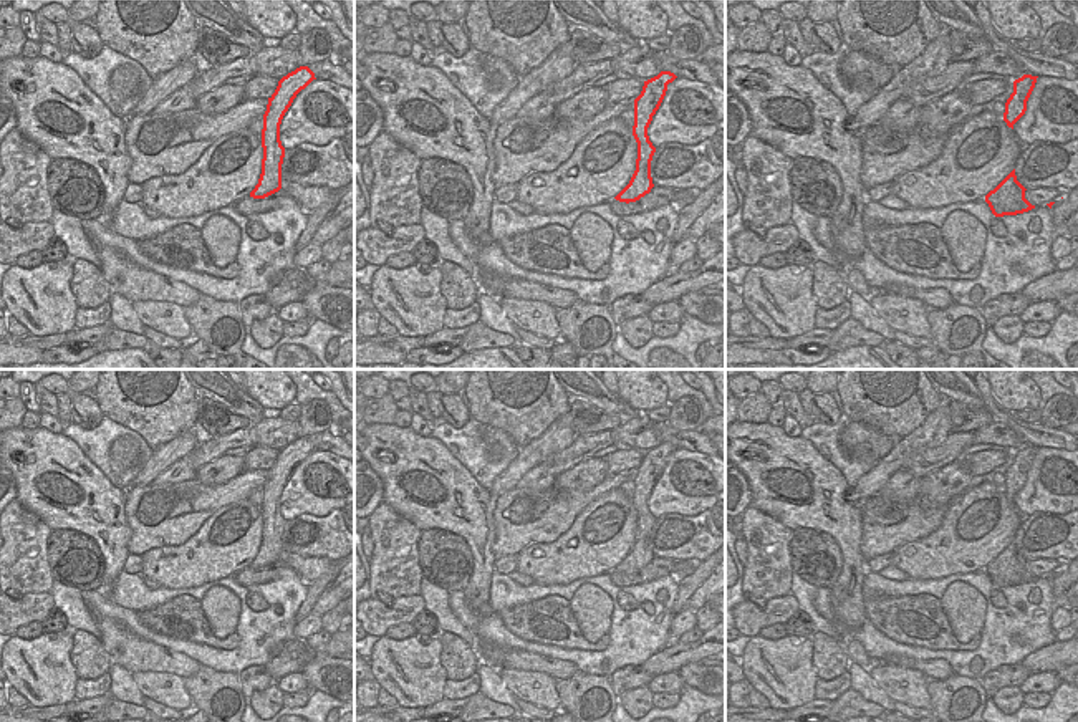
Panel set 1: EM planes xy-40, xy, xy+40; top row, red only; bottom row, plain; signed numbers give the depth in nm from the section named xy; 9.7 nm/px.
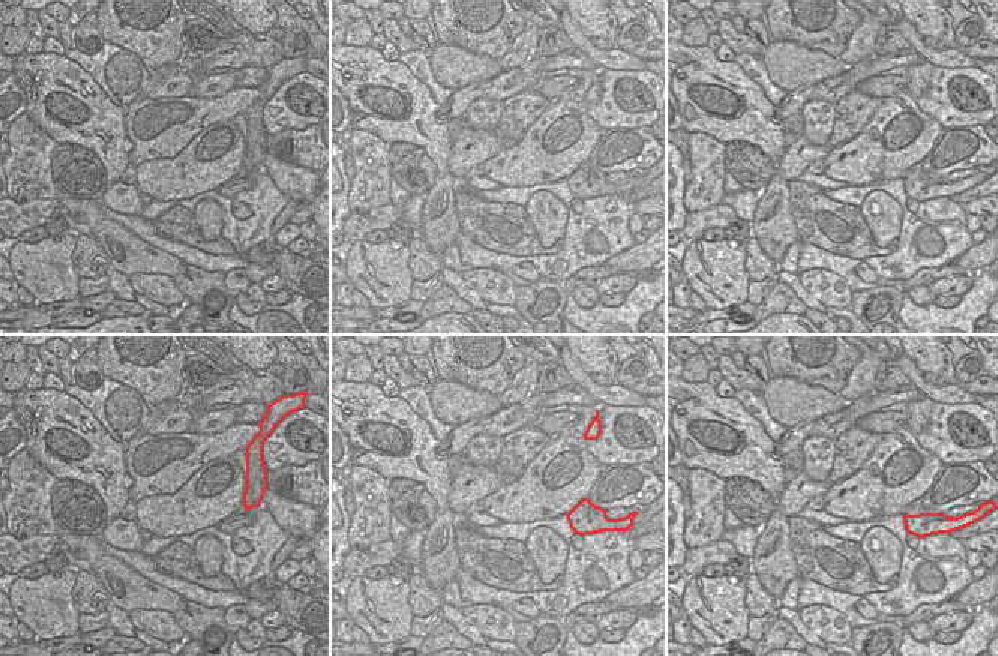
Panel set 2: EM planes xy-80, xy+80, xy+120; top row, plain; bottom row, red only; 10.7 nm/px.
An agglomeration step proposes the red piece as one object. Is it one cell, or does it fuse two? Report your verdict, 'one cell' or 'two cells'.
two cells

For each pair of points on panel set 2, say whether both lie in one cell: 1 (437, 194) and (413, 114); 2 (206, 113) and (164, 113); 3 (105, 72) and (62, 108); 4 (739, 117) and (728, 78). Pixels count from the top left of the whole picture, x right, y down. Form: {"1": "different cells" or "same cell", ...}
{"1": "same cell", "2": "same cell", "3": "different cells", "4": "same cell"}

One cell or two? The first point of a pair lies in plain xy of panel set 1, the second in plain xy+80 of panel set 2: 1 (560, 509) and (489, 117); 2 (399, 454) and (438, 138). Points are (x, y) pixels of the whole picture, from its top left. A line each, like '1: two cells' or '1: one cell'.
1: two cells
2: one cell

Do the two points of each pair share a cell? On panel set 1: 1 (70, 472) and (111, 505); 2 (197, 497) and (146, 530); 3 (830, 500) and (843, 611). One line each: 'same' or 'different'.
1: same
2: same
3: same

